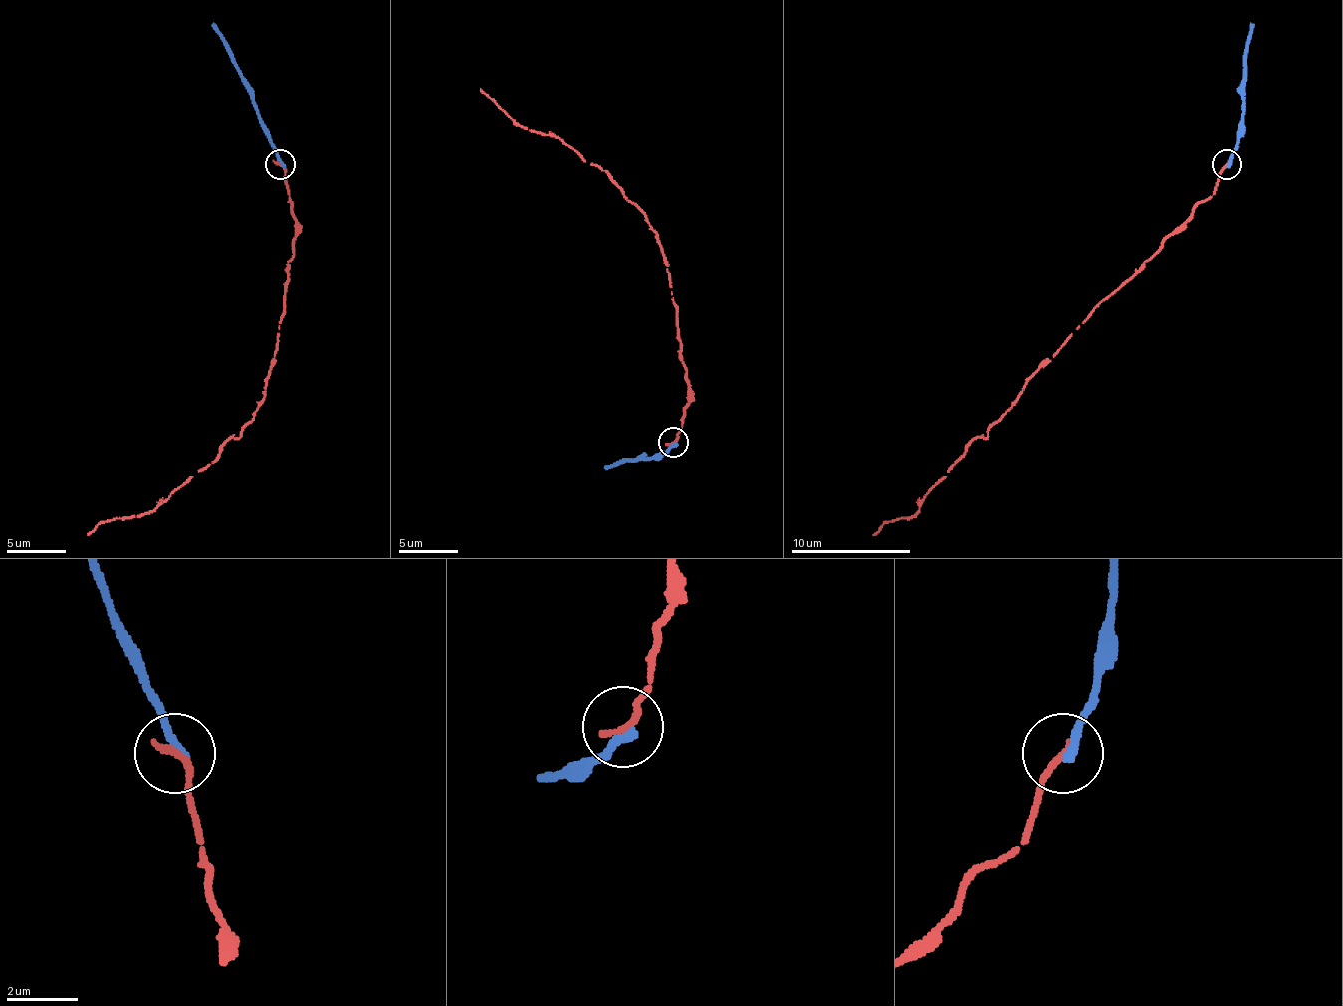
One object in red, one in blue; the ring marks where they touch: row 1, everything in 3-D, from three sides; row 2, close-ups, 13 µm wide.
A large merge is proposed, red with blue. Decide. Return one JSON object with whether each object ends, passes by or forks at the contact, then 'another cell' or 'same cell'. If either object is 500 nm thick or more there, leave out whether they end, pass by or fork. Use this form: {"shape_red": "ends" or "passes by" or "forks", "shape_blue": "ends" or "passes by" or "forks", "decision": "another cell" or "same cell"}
{"shape_red": "ends", "shape_blue": "ends", "decision": "another cell"}

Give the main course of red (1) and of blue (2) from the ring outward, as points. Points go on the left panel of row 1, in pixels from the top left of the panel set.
1: (280, 165), (286, 171), (295, 255), (265, 401), (211, 464), (190, 476), (151, 511), (103, 520), (89, 535)
2: (283, 165), (259, 114), (247, 78), (214, 22)

